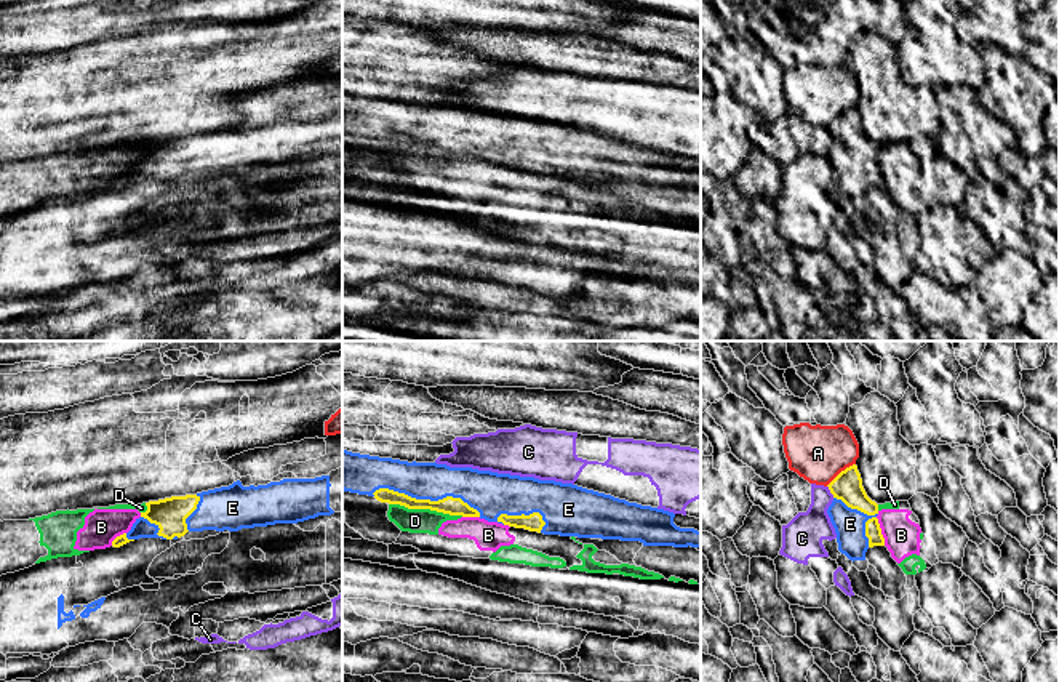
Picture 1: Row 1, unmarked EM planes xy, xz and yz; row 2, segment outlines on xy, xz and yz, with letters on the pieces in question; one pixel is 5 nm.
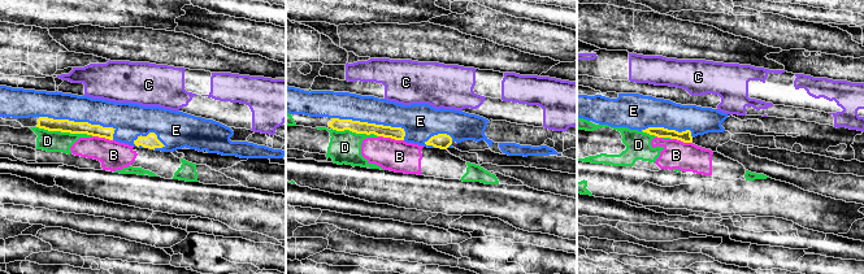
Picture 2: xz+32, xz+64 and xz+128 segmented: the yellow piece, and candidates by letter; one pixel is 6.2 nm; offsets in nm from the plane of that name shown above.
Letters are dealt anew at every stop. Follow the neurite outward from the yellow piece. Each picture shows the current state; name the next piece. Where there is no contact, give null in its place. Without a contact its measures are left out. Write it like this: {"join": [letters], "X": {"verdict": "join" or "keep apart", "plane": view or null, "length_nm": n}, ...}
{"join": ["E"], "A": {"verdict": "keep apart", "plane": "yz", "length_nm": 190}, "B": {"verdict": "keep apart", "plane": "yz", "length_nm": 150}, "C": {"verdict": "keep apart", "plane": "yz", "length_nm": 70}, "D": {"verdict": "keep apart", "plane": "xz", "length_nm": 380}, "E": {"verdict": "join", "plane": "xz", "length_nm": 550}}

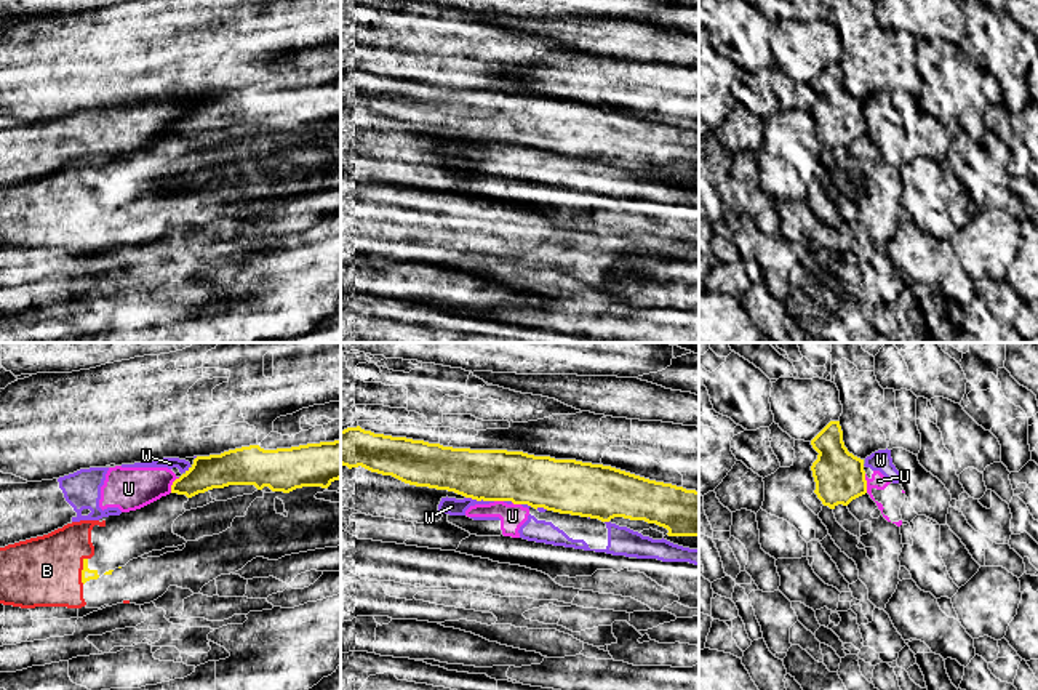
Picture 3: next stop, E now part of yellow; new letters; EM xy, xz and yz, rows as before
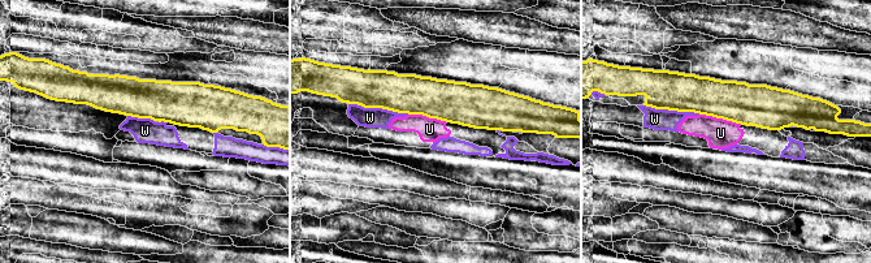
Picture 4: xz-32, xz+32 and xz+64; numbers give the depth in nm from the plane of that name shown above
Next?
{"join": [], "B": {"verdict": "keep apart", "plane": "xy", "length_nm": 140}, "U": {"verdict": "keep apart", "plane": "yz", "length_nm": 100}, "W": {"verdict": "keep apart", "plane": "xz", "length_nm": 150}}

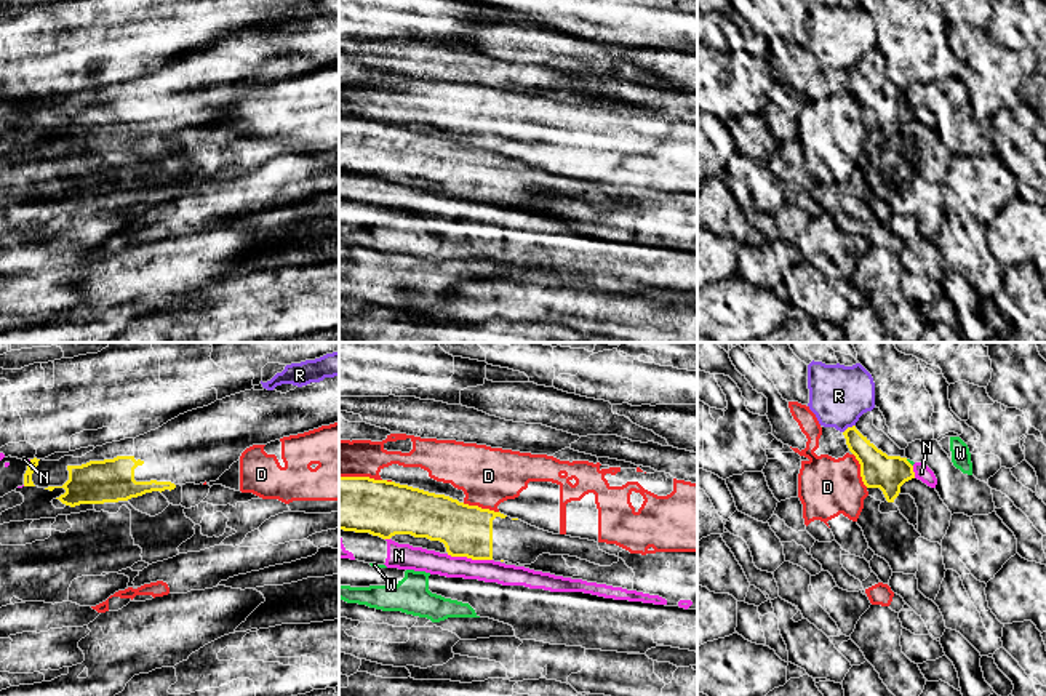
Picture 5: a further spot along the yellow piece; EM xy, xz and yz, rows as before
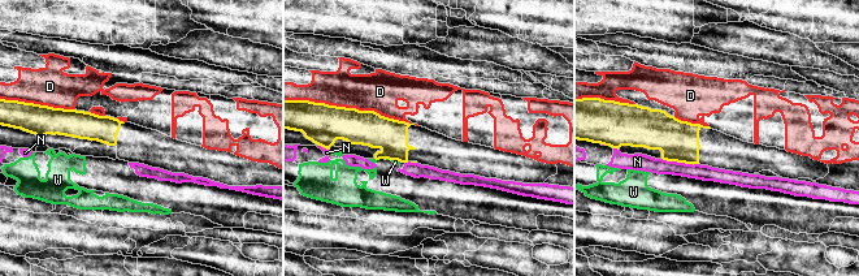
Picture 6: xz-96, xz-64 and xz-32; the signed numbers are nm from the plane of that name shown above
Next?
{"join": [], "D": {"verdict": "keep apart", "plane": "xz", "length_nm": 190}, "N": {"verdict": "keep apart", "plane": "xz", "length_nm": 240}, "R": {"verdict": "keep apart", "plane": "yz", "length_nm": 80}, "W": {"verdict": "keep apart", "plane": "yz", "length_nm": 50}}

